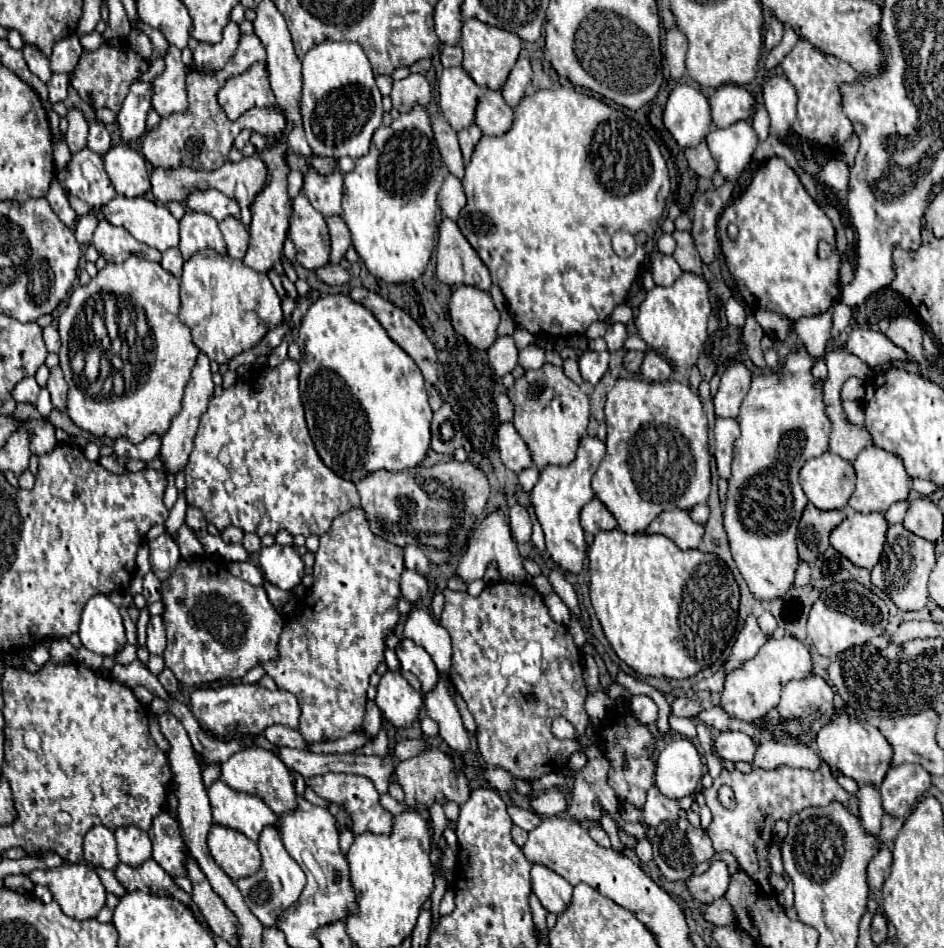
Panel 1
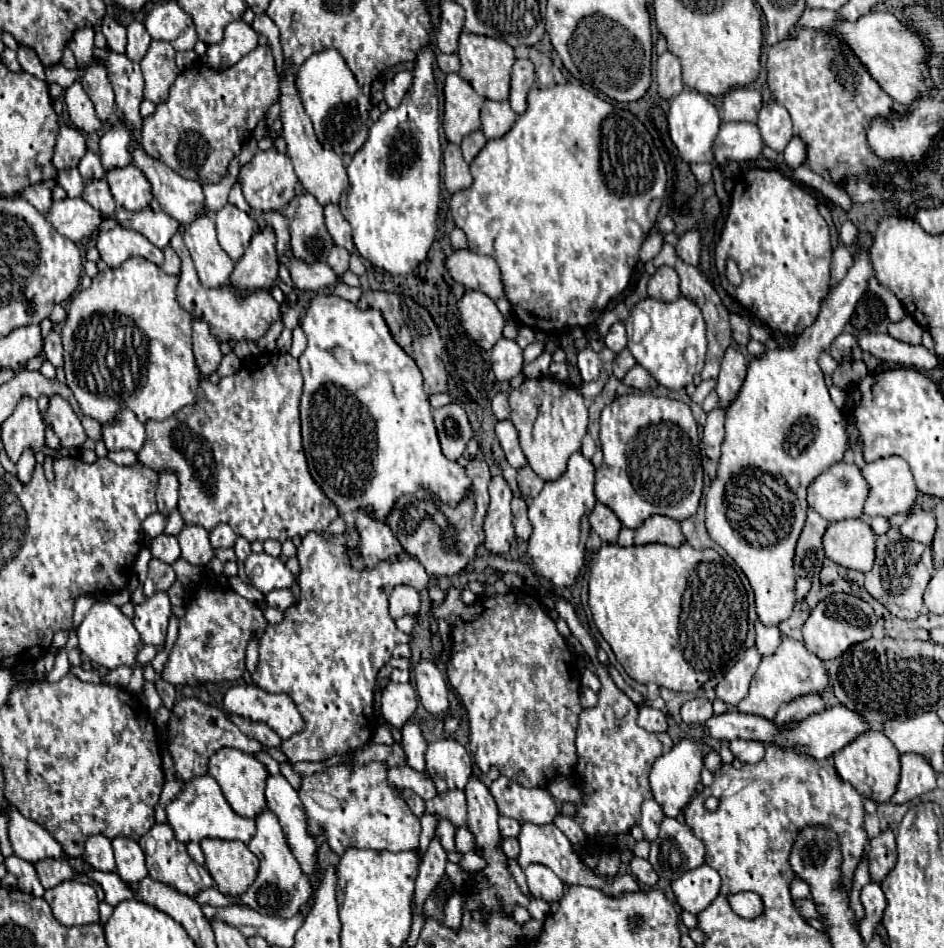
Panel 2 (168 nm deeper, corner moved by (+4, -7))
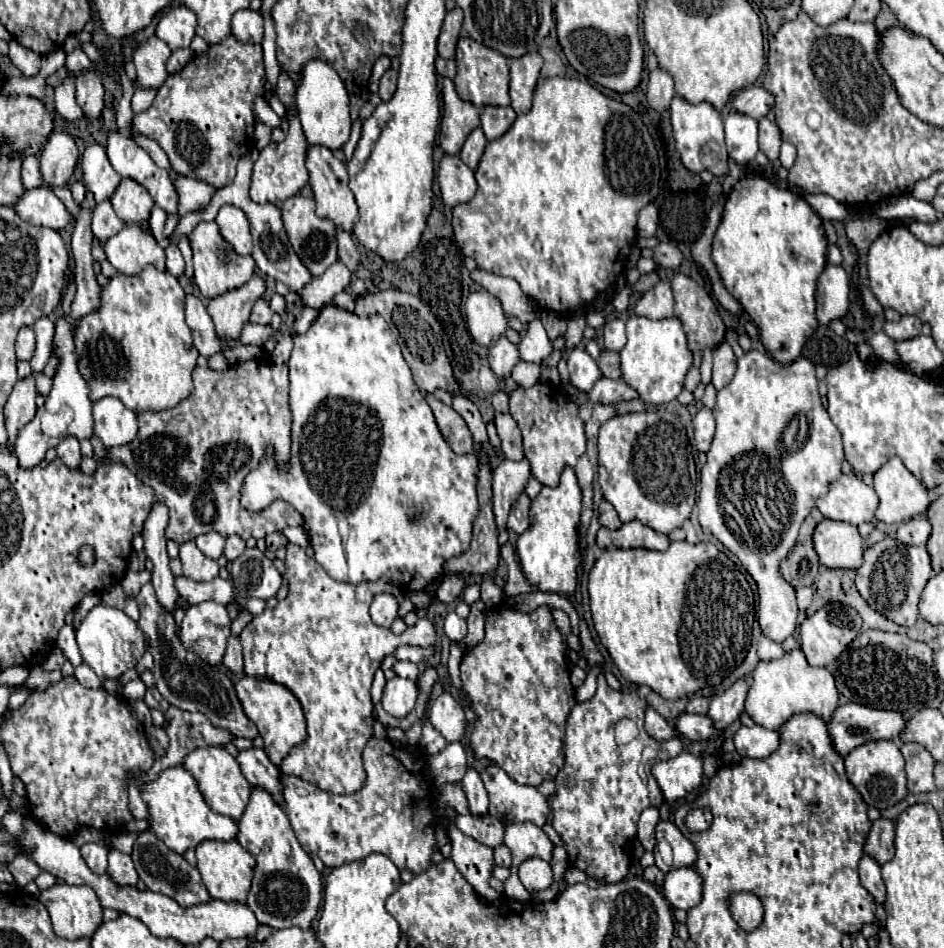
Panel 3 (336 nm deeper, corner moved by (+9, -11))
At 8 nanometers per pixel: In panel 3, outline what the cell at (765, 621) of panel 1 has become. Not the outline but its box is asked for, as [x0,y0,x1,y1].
[757,637,785,661]

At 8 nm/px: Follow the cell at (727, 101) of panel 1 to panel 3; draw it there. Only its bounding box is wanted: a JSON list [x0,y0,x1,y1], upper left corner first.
[731,85,773,119]

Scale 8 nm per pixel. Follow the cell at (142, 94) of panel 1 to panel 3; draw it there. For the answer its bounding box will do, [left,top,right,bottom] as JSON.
[83,143,121,203]

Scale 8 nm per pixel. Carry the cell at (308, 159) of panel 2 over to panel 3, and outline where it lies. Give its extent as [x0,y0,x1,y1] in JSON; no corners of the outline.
[305,145,357,231]

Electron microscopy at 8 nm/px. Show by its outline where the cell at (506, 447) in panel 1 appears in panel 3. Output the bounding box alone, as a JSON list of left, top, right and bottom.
[495,413,523,461]

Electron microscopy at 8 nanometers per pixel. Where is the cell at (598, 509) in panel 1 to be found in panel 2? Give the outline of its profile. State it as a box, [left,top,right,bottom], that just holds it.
[590,503,622,543]

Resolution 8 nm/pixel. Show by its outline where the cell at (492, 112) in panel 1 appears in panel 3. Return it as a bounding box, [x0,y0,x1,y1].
[481,107,515,141]

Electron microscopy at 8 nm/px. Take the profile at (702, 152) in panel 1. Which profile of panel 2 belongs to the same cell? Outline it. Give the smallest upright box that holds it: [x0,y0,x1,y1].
[690,163,712,183]

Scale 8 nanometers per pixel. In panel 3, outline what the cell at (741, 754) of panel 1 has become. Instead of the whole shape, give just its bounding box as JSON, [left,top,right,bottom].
[733,725,779,759]

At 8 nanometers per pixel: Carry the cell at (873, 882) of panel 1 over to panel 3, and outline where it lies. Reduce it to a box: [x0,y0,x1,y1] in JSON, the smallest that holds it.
[865,819,895,865]

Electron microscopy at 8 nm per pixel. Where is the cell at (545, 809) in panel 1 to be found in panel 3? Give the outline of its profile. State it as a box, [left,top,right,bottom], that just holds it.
[481,765,549,827]

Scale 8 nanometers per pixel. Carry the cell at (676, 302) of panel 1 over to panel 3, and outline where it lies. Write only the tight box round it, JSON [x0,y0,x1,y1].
[621,315,693,405]

